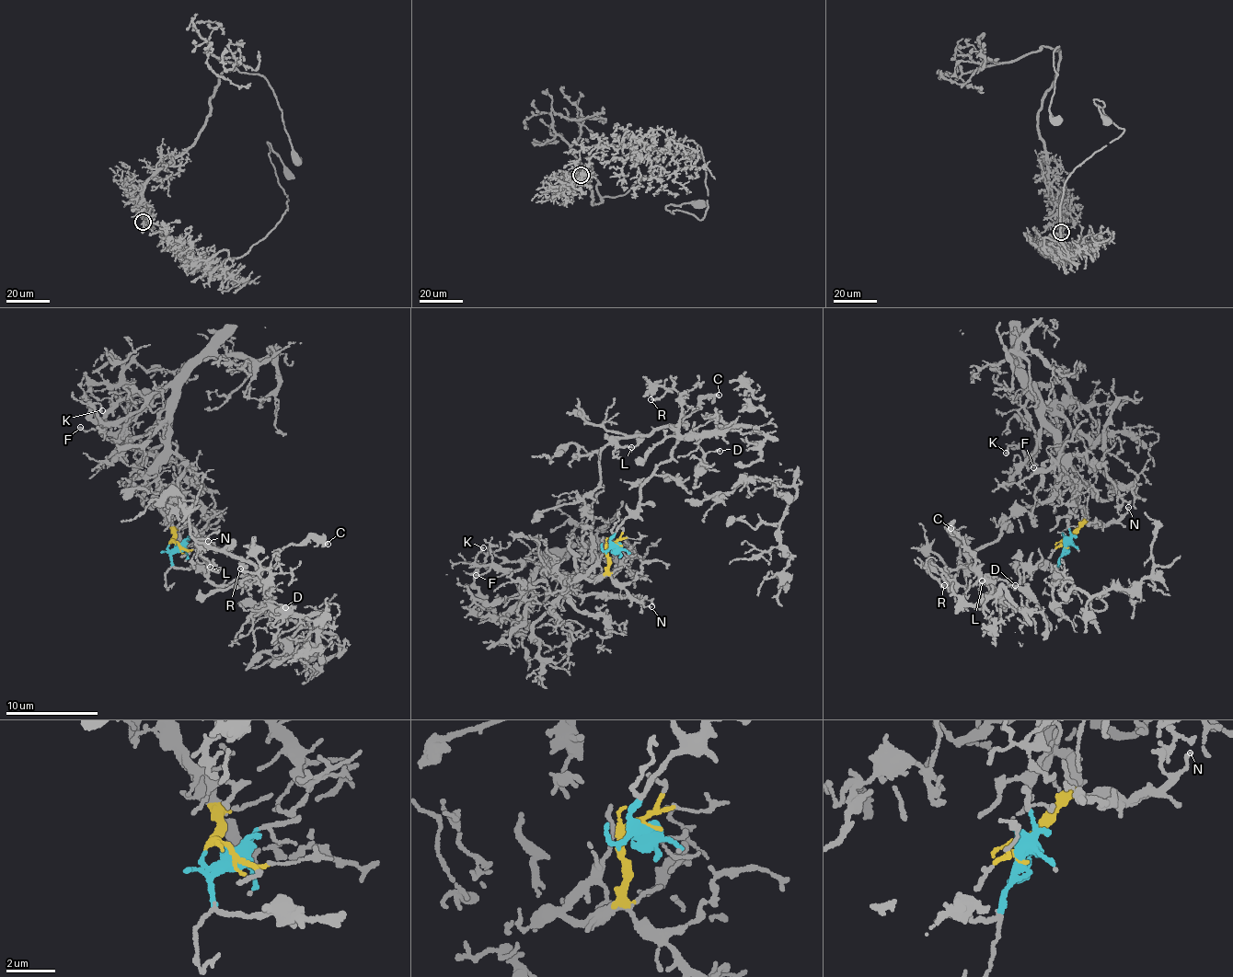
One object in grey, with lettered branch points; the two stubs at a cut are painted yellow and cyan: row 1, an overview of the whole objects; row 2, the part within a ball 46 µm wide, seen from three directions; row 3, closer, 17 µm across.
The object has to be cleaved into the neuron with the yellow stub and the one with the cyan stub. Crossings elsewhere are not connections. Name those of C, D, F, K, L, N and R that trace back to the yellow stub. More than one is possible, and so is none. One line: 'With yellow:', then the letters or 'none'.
With yellow: F, K, N

